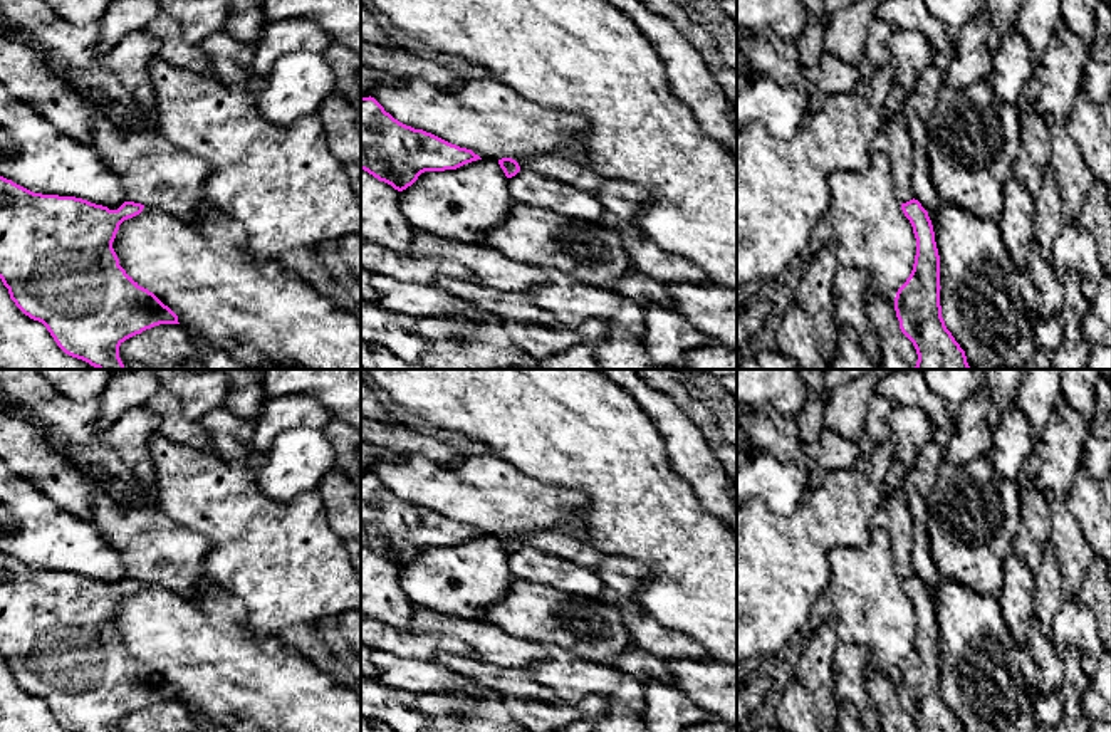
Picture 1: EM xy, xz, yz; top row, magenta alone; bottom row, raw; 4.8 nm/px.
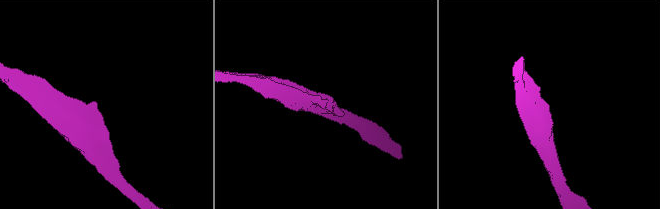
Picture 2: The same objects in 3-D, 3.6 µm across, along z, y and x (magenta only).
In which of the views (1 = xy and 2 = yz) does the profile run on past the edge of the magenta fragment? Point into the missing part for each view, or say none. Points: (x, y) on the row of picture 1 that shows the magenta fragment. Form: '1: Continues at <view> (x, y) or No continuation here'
1: No continuation here
2: No continuation here

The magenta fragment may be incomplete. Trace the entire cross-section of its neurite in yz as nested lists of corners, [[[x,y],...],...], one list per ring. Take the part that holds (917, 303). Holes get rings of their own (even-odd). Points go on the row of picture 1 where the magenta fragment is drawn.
[[[915,198],[901,203],[901,210],[913,227],[916,255],[910,277],[896,292],[895,311],[901,332],[916,349],[915,369],[970,369],[941,317],[940,255],[928,212]]]

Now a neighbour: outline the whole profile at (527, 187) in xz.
[[[520,170],[509,178],[507,186],[515,203],[542,207],[562,217],[599,223],[604,213],[602,203],[594,195],[532,170]]]

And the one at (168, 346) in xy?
[[[159,324],[119,346],[126,369],[198,369],[200,344],[180,324]]]

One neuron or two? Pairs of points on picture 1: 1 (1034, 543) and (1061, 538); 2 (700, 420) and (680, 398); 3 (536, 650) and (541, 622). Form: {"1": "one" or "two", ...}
{"1": "two", "2": "one", "3": "two"}

